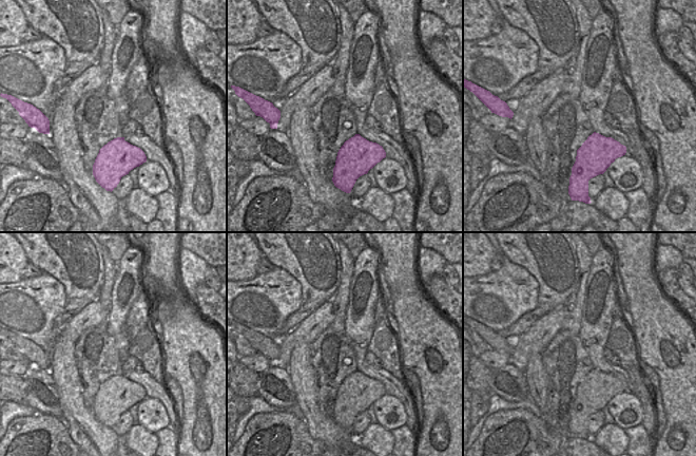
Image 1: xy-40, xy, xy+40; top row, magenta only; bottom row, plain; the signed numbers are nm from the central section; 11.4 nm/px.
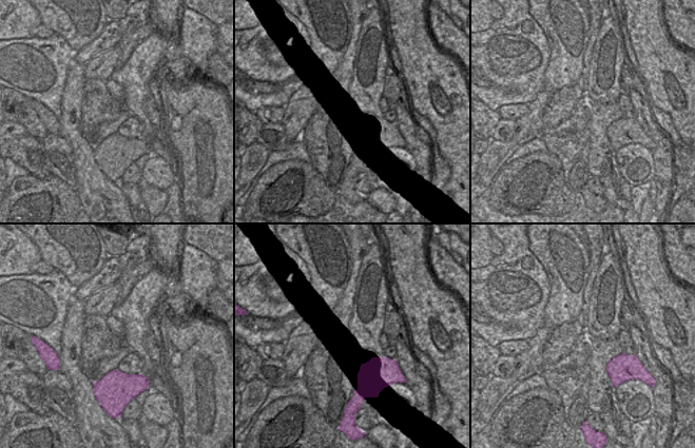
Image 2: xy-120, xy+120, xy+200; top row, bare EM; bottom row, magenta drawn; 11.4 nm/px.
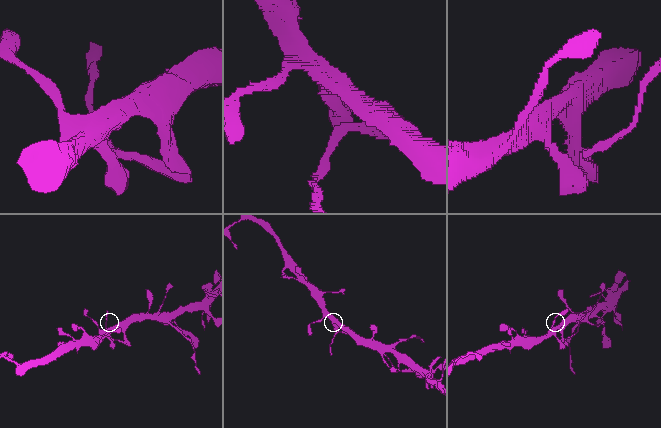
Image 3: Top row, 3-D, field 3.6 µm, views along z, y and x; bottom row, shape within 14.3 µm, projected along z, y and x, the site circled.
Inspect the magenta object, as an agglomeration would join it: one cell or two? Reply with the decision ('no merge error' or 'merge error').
no merge error

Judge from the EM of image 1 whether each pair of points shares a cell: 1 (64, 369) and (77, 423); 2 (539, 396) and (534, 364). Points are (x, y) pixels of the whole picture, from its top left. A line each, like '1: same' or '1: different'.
1: same
2: same

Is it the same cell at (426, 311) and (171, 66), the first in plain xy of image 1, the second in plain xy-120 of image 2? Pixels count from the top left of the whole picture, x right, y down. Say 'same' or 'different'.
different

